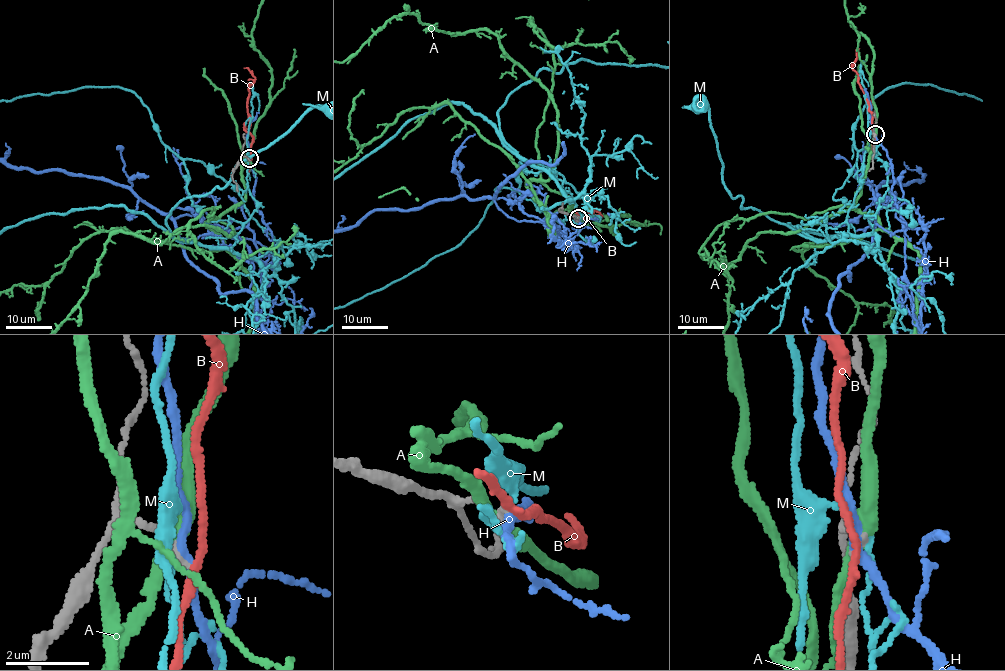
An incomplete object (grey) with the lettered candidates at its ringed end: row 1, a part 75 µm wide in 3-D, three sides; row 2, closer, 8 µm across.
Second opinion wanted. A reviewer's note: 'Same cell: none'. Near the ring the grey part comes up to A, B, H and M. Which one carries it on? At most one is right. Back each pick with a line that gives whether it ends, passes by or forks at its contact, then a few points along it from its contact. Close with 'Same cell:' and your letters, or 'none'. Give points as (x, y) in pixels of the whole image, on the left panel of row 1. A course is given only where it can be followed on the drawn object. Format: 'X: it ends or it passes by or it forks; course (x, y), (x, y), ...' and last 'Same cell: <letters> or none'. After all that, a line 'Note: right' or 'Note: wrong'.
Same cell: none
Note: right

